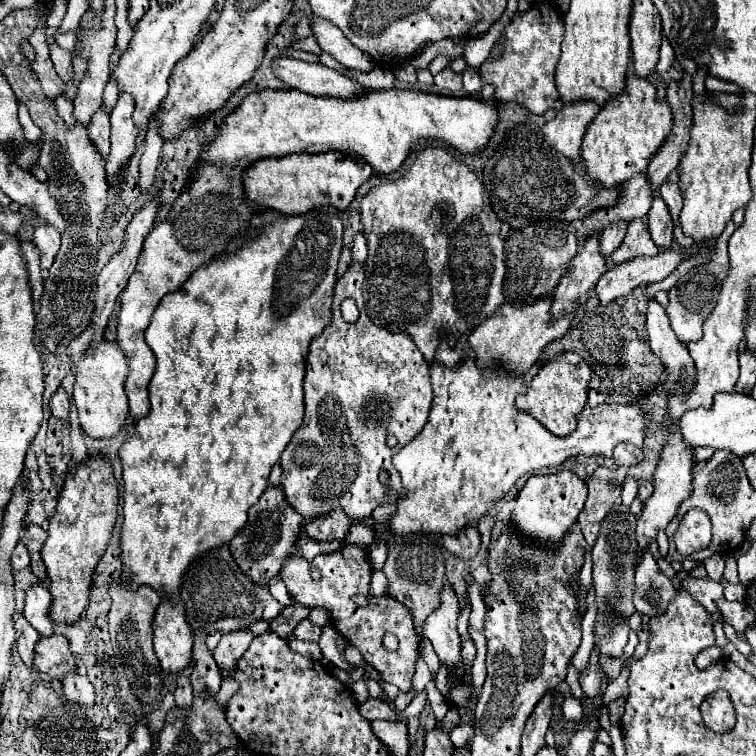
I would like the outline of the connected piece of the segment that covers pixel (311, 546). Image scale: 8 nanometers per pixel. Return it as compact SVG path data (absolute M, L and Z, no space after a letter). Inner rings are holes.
M301 535L301 537L299 537L299 541L297 541L297 545L295 545L295 549L293 549L293 553L301 553L303 557L307 557L307 559L311 561L315 555L337 551L337 549L341 549L343 545L345 545L345 541L331 541L331 543L323 543L323 541L315 541L315 539L311 539L311 537Z

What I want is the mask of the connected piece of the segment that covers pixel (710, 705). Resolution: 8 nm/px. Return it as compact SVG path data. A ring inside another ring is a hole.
M717 691L701 703L705 725L715 733L727 733L736 723L736 712L726 691Z

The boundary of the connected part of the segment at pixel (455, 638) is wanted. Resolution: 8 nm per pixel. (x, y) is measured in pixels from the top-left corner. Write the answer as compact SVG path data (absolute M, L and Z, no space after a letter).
M445 585L439 595L441 605L421 623L421 635L429 637L433 649L437 651L441 663L457 665L459 657L459 633L457 633L457 617L459 617L459 601L451 585Z

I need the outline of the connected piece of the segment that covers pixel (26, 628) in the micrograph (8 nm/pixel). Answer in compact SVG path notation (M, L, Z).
M19 611L13 613L13 625L15 625L15 631L17 631L17 641L15 641L17 653L23 659L23 663L27 663L27 667L35 671L33 651L35 651L35 643L39 639L39 633L31 627L29 621L25 621L25 617Z

